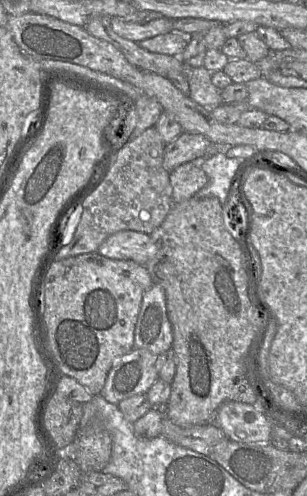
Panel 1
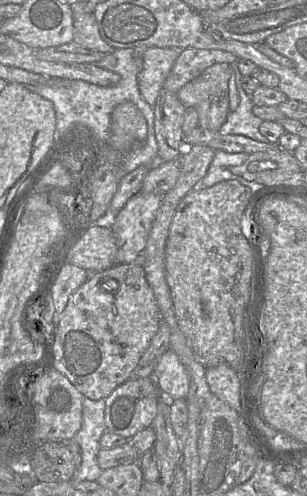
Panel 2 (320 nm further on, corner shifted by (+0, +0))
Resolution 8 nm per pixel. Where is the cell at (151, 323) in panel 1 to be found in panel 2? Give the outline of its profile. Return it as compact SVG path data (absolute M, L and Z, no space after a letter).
M165 352L157 363L153 380L160 393L170 401L186 399L189 392L189 377L177 354Z

